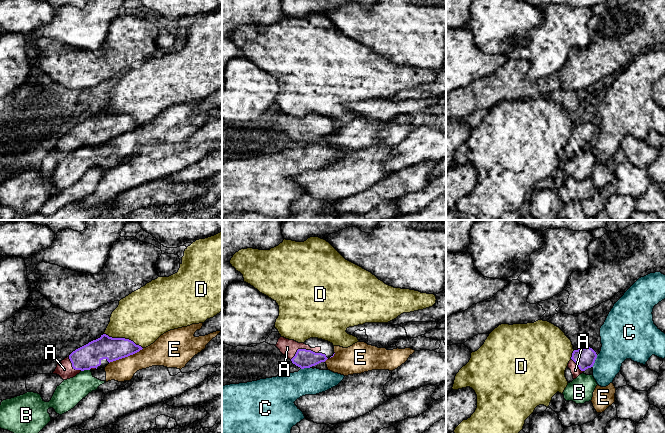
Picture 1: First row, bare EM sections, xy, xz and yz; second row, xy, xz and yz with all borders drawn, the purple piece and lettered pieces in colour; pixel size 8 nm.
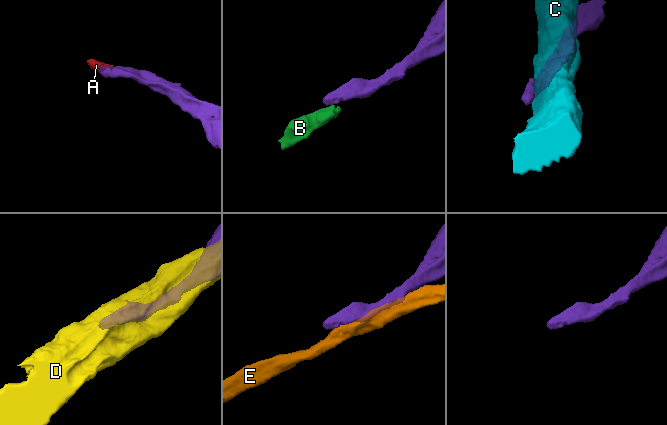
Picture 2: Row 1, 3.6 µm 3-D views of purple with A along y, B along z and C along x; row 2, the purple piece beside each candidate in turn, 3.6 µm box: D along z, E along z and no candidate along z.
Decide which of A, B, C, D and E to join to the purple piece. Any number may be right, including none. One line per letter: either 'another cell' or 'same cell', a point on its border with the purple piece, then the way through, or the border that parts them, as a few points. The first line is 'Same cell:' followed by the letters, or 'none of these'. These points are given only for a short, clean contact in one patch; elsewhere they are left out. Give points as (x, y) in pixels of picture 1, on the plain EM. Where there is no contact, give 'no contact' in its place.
Same cell: A
A: same cell | xz (302, 125) | across xz (303, 134), (302, 125), (287, 123)
B: another cell | xy (85, 145) | along xy (89, 145), (81, 147)
C: another cell | yz (594, 137)
D: another cell | xy (123, 114)
E: another cell | xy (126, 132)

